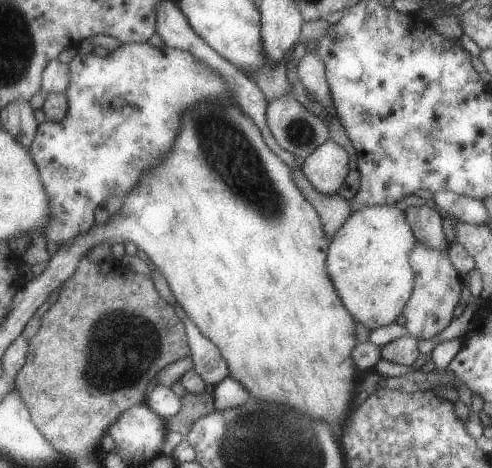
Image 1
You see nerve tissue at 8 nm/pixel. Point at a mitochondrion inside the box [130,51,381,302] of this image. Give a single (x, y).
(234, 160)

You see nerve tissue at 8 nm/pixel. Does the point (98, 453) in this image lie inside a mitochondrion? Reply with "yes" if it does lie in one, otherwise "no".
no

